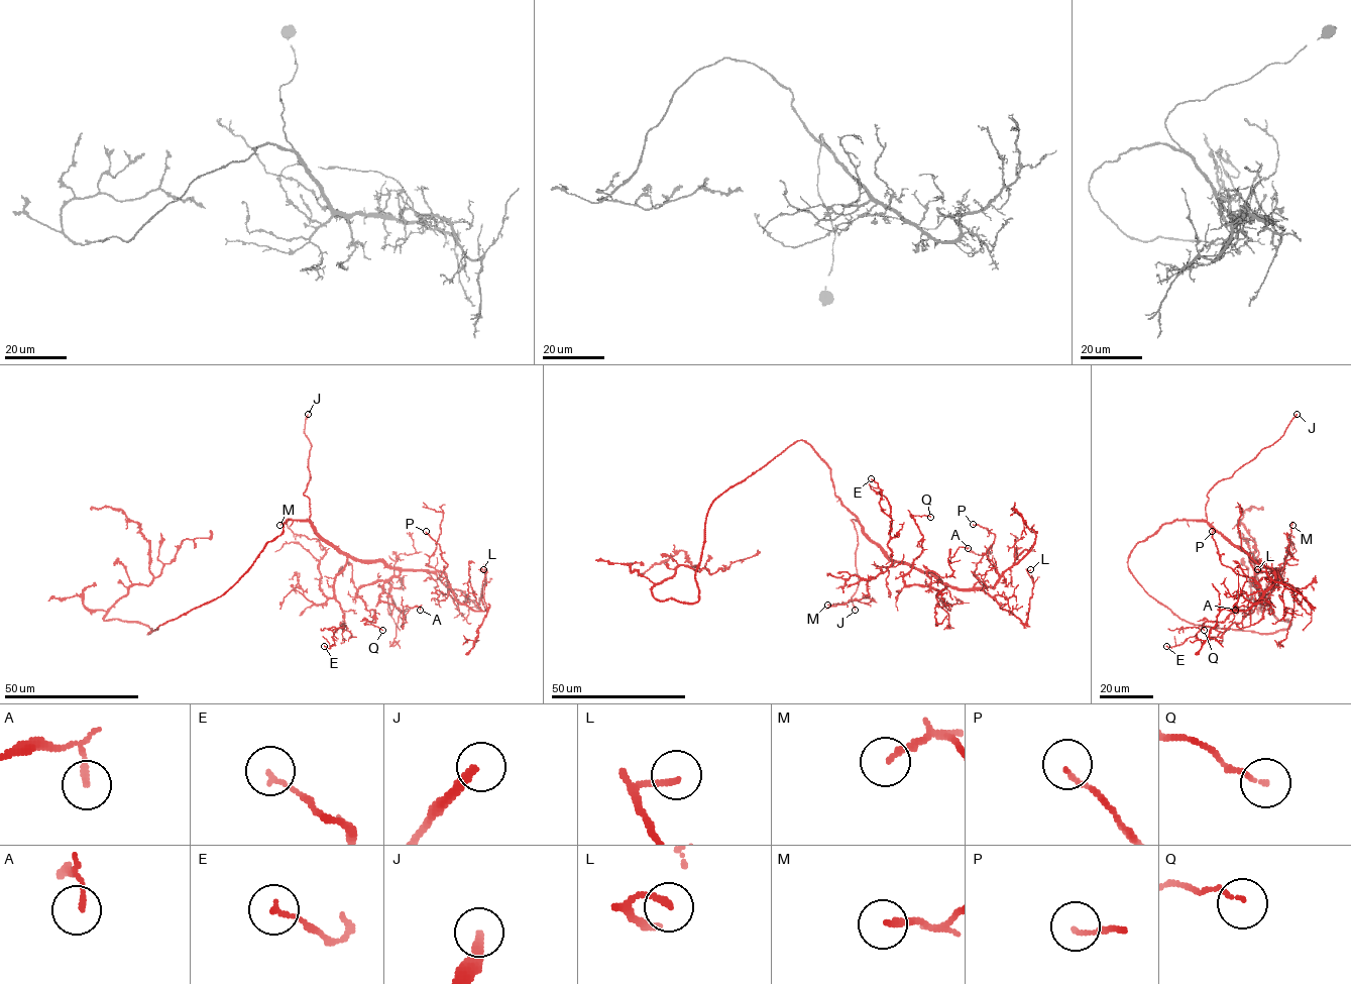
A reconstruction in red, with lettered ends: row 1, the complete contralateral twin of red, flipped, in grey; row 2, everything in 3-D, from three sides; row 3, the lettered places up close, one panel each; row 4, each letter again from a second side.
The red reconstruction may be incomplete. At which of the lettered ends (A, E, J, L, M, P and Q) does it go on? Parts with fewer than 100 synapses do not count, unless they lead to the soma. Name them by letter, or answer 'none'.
J

